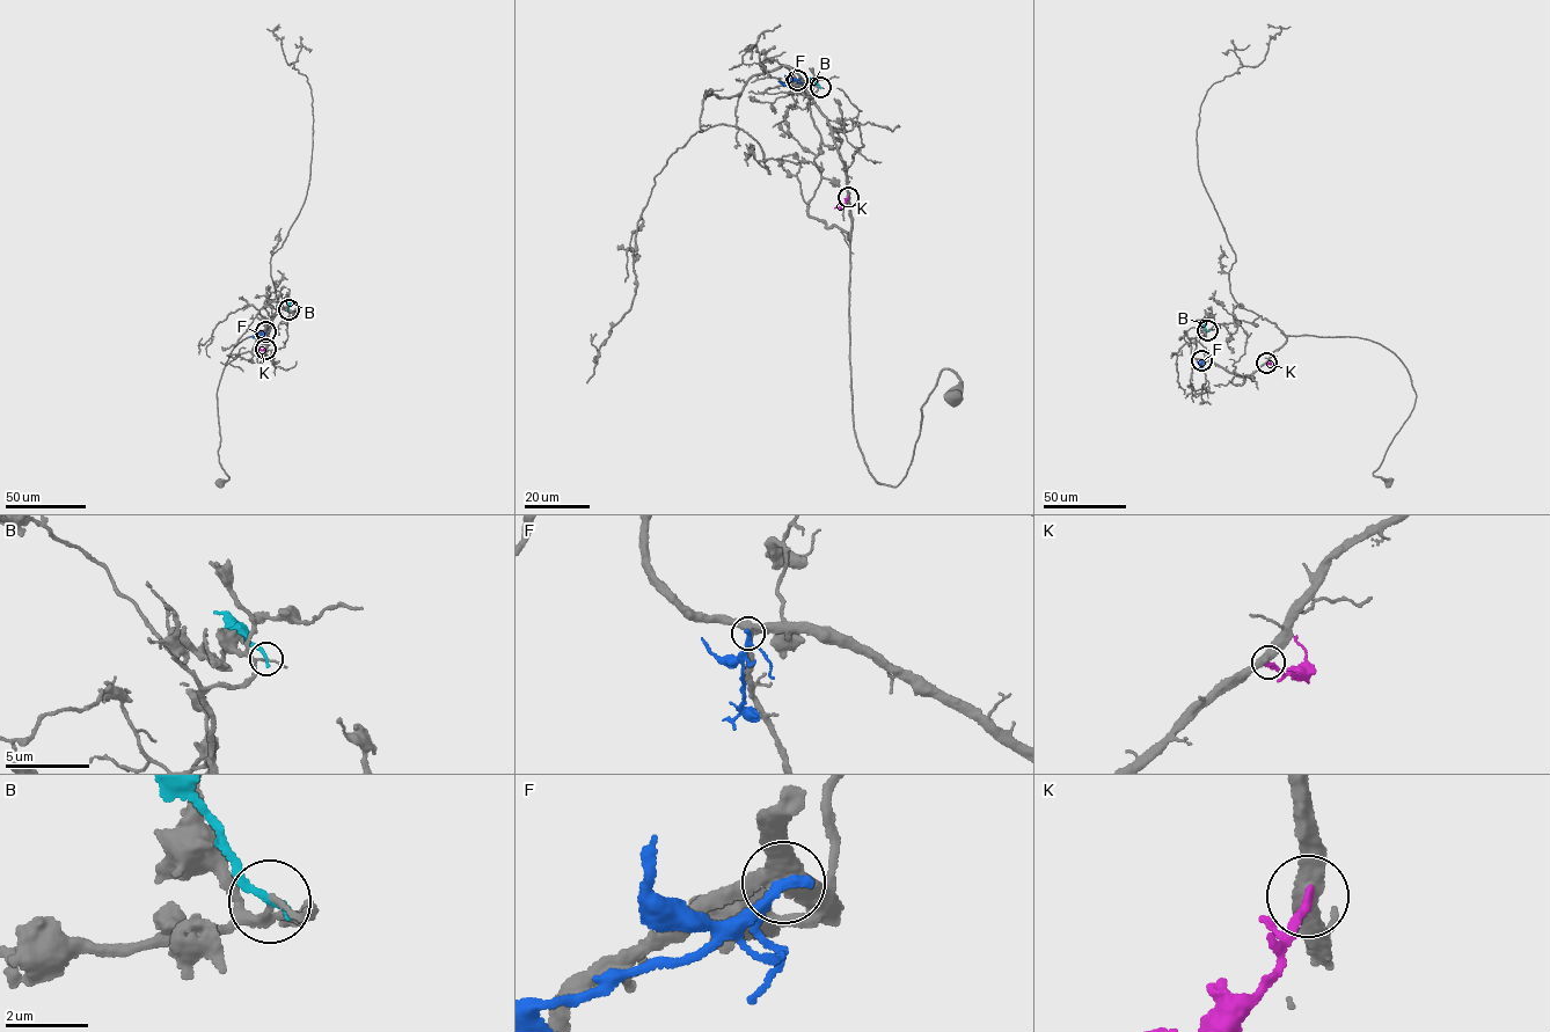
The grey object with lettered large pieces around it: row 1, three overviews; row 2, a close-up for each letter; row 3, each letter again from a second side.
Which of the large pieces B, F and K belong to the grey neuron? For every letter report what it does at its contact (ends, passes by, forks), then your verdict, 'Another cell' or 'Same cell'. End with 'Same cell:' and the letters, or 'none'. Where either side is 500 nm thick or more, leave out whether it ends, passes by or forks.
B: It ends there. Another cell
F: It passes by. Another cell
K: It ends there. Another cell
Same cell: none

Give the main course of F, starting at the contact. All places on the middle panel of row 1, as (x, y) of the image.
F: (797, 80), (777, 81)

